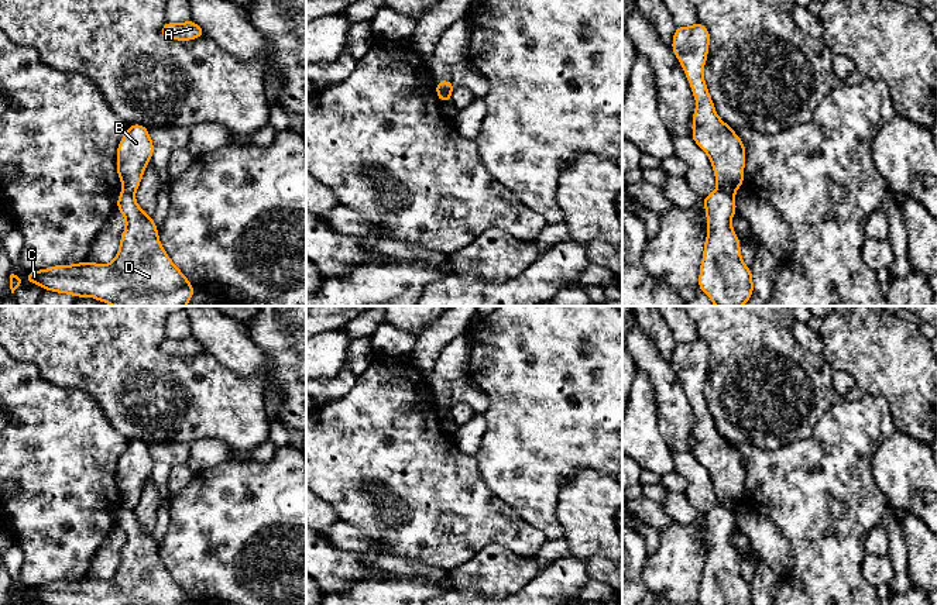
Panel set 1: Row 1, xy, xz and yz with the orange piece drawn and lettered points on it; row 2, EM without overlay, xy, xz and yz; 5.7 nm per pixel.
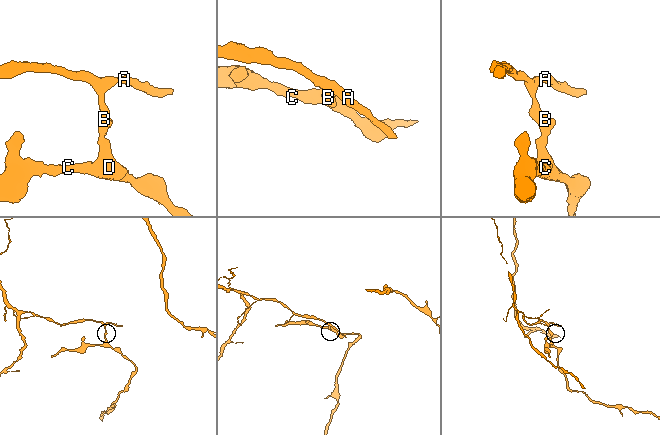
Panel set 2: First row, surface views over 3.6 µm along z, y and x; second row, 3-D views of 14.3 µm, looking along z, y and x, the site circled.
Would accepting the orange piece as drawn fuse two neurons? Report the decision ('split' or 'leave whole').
split

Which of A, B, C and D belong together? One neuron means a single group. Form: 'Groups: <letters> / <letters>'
Groups: A B / C D

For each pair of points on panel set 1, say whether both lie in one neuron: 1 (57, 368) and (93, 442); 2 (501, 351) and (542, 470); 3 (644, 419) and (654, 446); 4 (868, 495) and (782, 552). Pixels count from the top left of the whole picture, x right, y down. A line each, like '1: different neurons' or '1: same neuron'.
1: different neurons
2: same neuron
3: same neuron
4: different neurons

